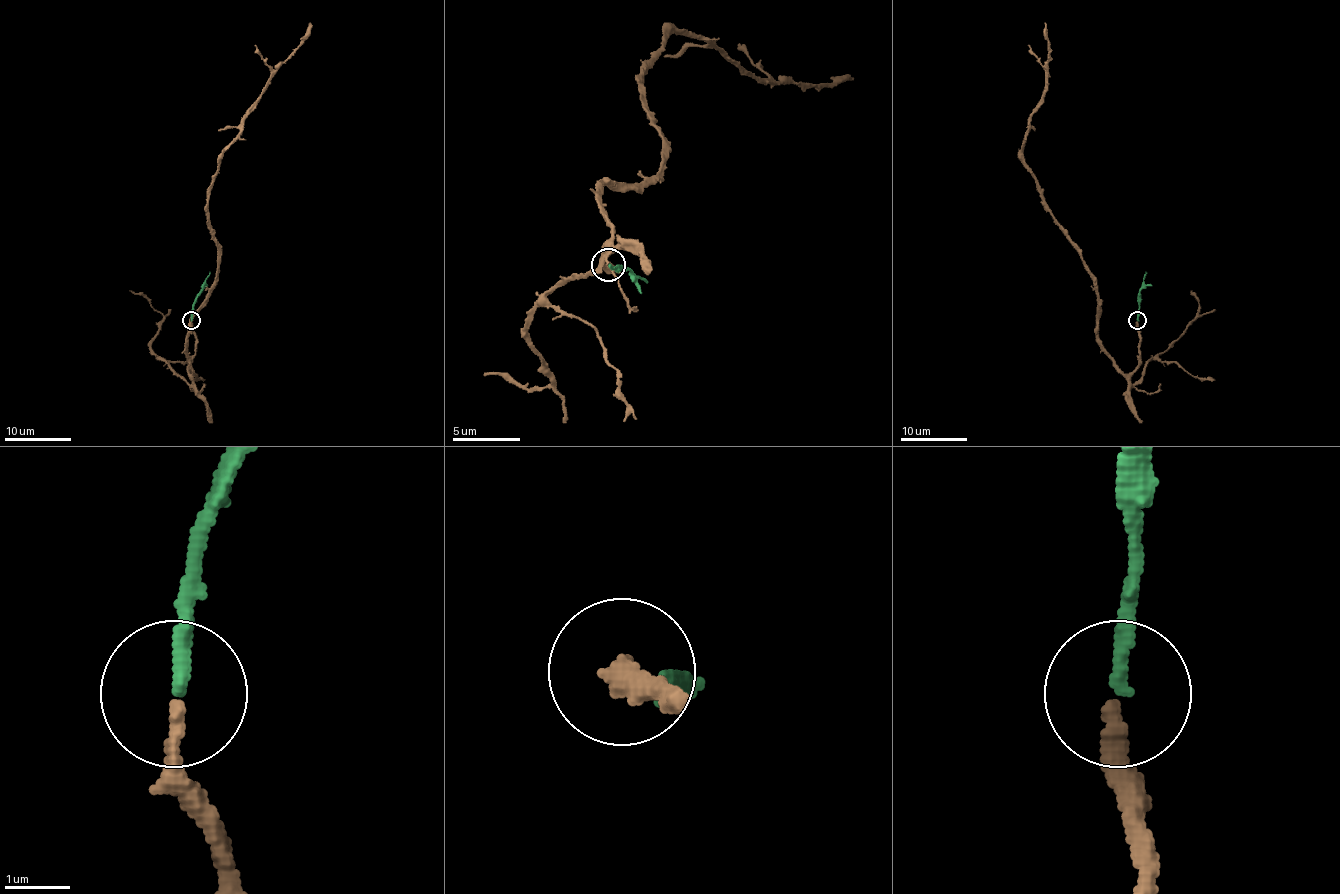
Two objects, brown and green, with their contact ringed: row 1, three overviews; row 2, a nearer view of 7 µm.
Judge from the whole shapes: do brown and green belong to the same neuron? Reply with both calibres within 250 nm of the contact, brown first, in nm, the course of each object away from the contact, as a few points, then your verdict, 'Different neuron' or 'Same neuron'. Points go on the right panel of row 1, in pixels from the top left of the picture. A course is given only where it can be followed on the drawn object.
Thickness 220 nm (brown) against 200 nm. Course of brown: (1137, 321), (1140, 362), (1125, 374), (1097, 331), (1090, 271), (1022, 155), (1029, 117), (1046, 83), (1044, 22). Course of green: (1137, 321), (1145, 271). Same neuron

